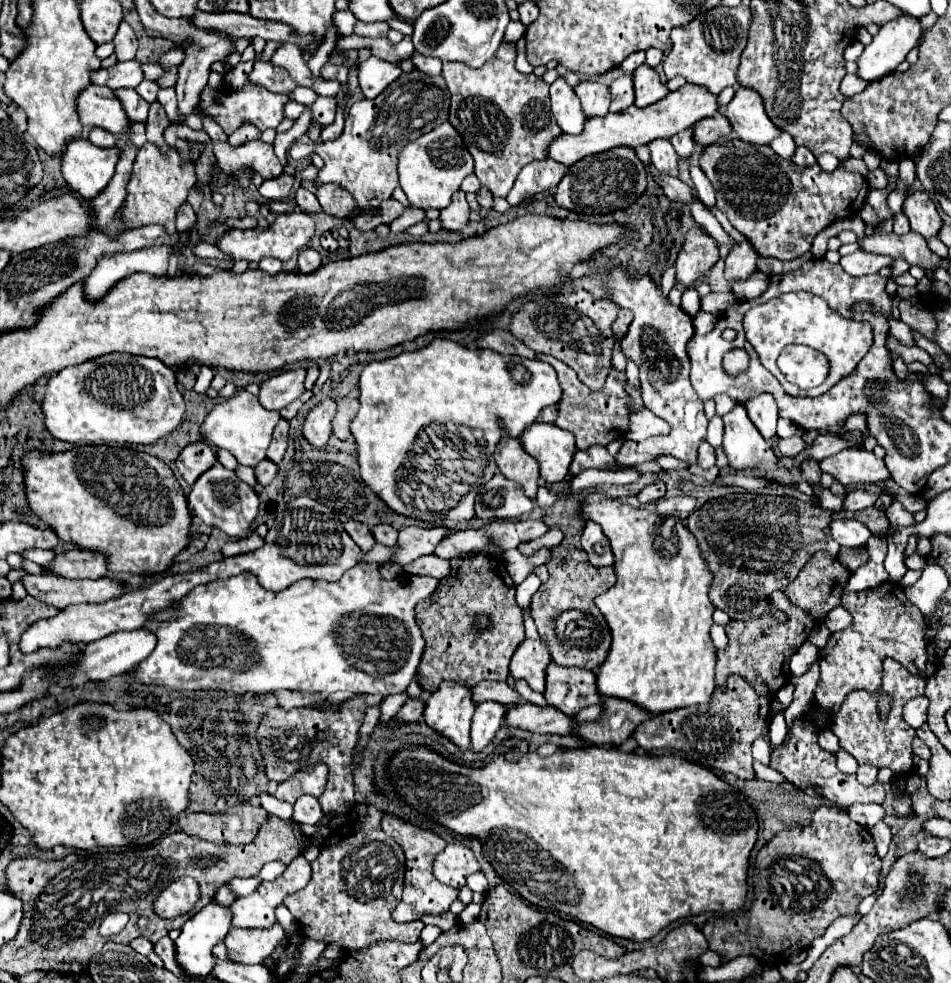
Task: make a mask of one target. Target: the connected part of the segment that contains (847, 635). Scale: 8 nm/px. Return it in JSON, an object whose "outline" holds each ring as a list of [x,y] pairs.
{"outline":[[[882,582],[876,588],[868,588],[868,590],[860,590],[860,592],[846,592],[846,594],[842,594],[842,606],[850,612],[852,624],[848,628],[844,628],[842,632],[832,634],[830,640],[826,642],[826,646],[822,648],[820,662],[818,662],[820,664],[820,680],[814,690],[814,702],[820,704],[822,710],[836,714],[848,692],[868,690],[868,692],[879,693],[878,712],[880,718],[884,720],[890,711],[891,700],[888,695],[880,692],[882,662],[884,662],[884,658],[896,658],[896,662],[900,662],[912,676],[928,678],[928,674],[926,674],[926,642],[922,642],[926,622],[922,618],[922,612],[918,612],[918,608],[914,608],[914,604],[910,604],[910,600],[906,600],[904,588],[900,584],[890,584],[890,582]]]}

